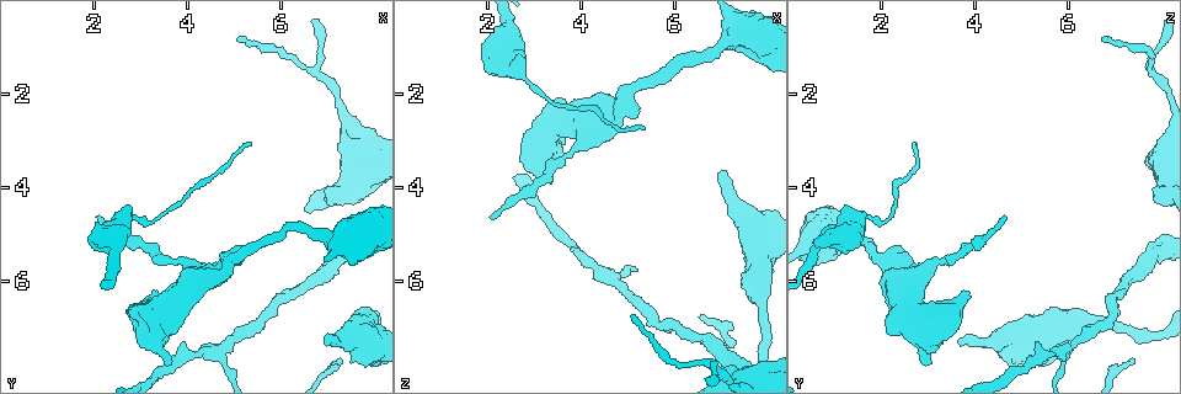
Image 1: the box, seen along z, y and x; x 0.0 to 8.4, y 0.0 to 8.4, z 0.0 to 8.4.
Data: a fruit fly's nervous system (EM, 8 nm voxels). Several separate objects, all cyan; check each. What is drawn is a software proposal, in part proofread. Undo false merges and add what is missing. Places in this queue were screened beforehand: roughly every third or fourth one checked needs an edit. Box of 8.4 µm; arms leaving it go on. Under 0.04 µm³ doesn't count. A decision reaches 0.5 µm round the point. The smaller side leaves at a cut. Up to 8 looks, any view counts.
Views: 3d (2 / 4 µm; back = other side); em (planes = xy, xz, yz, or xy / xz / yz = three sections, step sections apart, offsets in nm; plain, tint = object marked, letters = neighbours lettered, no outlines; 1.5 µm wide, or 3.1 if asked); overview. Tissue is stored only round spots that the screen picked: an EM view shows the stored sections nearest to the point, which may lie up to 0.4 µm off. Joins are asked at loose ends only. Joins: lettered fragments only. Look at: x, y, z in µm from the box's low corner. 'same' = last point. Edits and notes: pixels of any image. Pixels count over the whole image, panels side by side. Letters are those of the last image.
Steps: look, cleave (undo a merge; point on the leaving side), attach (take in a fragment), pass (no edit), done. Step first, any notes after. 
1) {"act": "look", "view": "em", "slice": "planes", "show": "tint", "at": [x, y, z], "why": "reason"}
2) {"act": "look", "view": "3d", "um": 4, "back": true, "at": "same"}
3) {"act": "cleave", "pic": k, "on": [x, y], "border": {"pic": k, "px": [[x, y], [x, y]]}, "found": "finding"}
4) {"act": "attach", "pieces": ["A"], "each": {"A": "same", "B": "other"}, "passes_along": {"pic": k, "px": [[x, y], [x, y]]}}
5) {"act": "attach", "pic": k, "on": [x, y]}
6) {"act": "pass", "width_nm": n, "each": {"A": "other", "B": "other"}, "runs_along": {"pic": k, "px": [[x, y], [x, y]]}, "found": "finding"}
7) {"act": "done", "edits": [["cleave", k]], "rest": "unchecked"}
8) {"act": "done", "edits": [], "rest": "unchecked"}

{"act": "look", "view": "em", "slice": "yz", "step": 4, "show": "tint", "at": [5.05, 0.85, 6.70]}

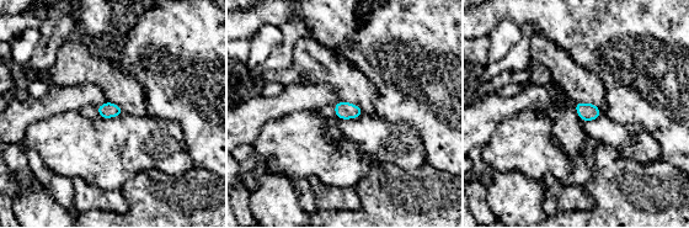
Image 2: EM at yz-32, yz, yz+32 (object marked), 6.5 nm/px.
{"act": "look", "view": "em", "slice": "planes", "show": "letters", "at": "same"}

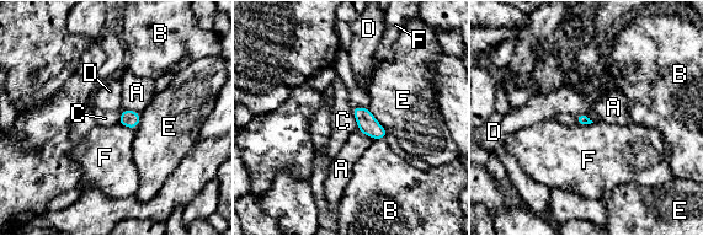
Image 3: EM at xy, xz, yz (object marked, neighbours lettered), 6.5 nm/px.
{"act": "pass", "each": {"A": "other", "B": "other", "C": "other", "D": "other", "E": "other", "F": "other"}, "border": {"pic": 3, "px": [[351, 108], [358, 129]]}, "found": "no lettered fragment goes on from it"}

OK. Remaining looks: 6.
{"act": "look", "view": "em", "slice": "yz", "step": 4, "show": "plain", "at": [5.40, 3.05, 2.70], "why": "free end"}

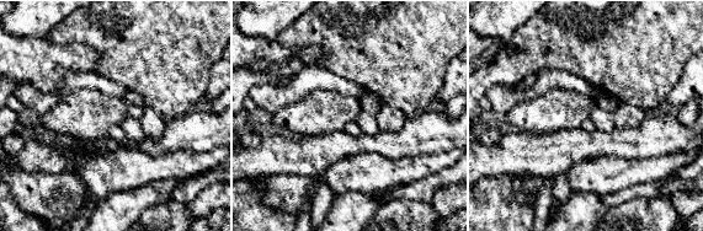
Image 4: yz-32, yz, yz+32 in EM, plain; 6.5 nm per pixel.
{"act": "look", "view": "em", "slice": "yz", "step": 4, "show": "letters", "at": "same", "why": "see the neighbours"}

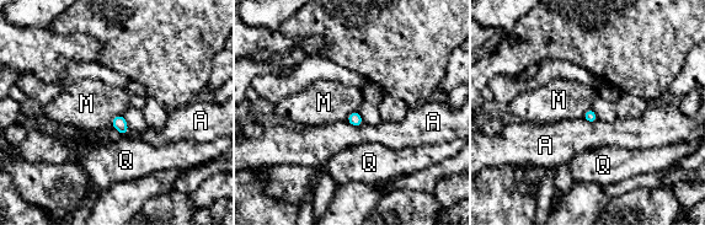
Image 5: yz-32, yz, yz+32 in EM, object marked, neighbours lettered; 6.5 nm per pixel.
{"act": "pass", "longest_contact_nm": ["A", 120], "each": {"A": "other", "M": "other", "Q": "other"}, "border": {"pic": 5, "px": [[123, 114], [116, 114], [111, 126]]}, "found": "no lettered fragment goes on from it"}

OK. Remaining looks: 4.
{"act": "look", "view": "em", "slice": "planes", "show": "letters", "at": [7.00, 7.35, 3.65], "why": "branch stops here"}

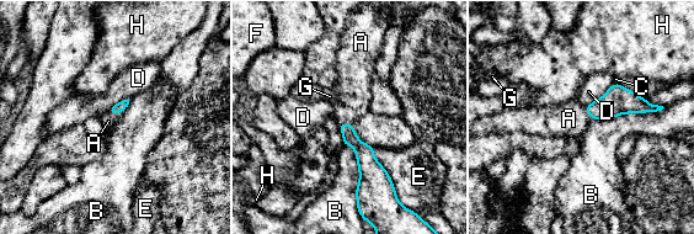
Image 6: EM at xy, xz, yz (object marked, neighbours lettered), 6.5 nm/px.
{"act": "attach", "pieces": ["A"], "each": {"A": "same", "B": "other", "C": "other", "D": "other", "E": "other", "F": "other", "G": "other", "H": "other"}, "passes_along": {"pic": 6, "px": [[121, 106], [116, 113], [108, 121]]}, "found": "it goes on there"}

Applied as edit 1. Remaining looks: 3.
{"act": "done", "edits": [["attach", 6]], "rest": "unchecked"}

